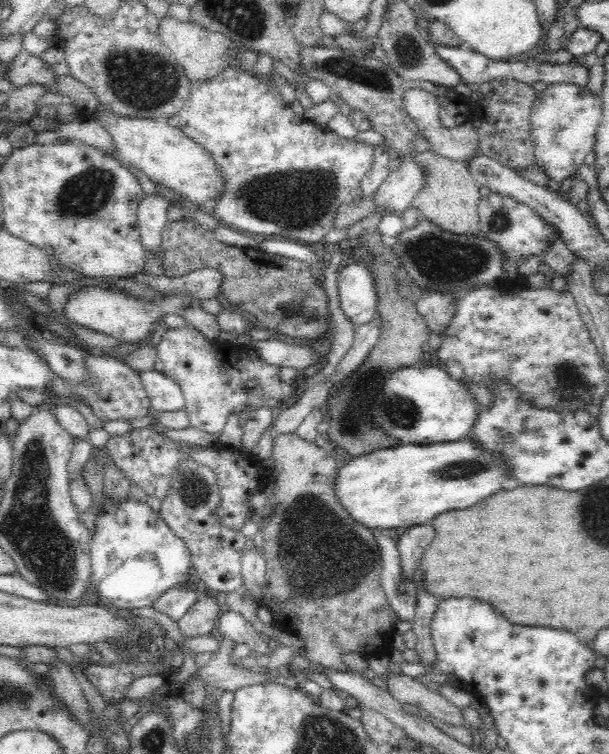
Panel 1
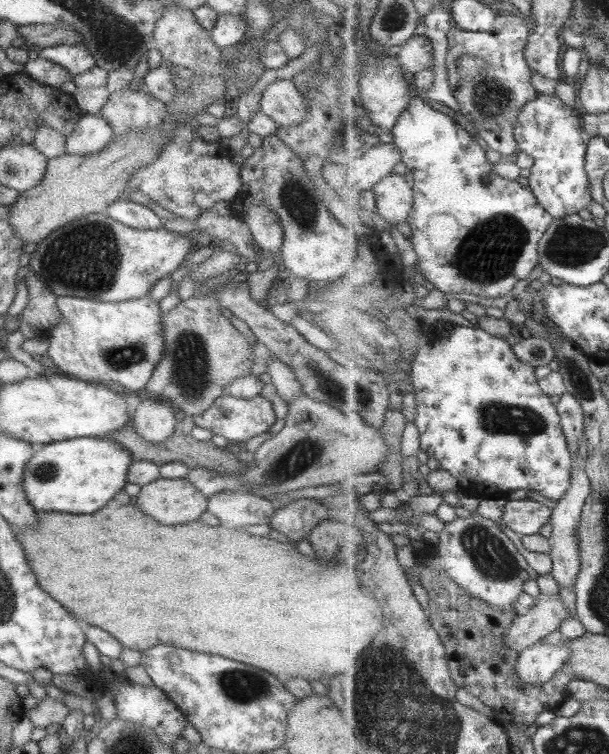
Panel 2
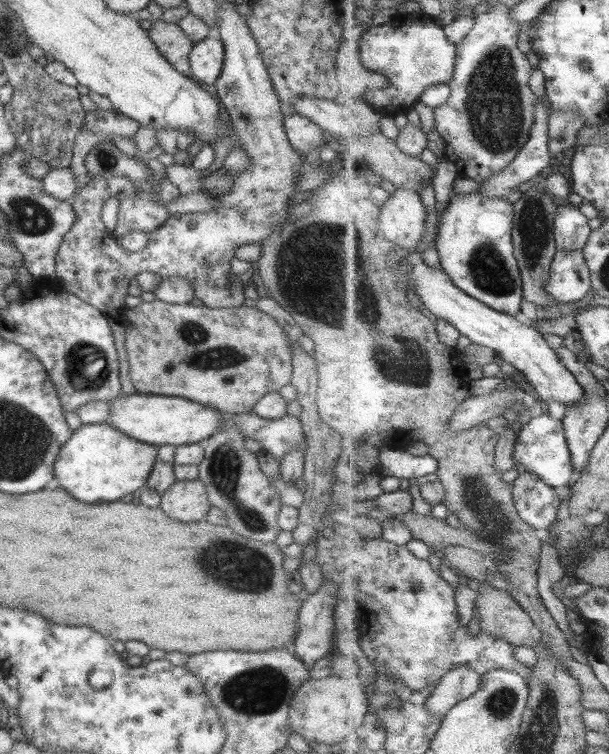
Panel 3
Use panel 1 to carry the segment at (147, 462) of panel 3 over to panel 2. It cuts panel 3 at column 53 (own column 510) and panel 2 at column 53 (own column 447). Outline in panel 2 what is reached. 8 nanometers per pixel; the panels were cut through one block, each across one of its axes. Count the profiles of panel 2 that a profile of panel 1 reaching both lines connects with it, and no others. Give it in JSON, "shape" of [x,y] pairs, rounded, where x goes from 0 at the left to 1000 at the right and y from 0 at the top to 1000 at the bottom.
{"shape":[[[117,581],[57,594],[38,625],[38,653],[61,678],[149,682],[172,671],[205,645],[209,622],[220,610],[182,581]]]}

